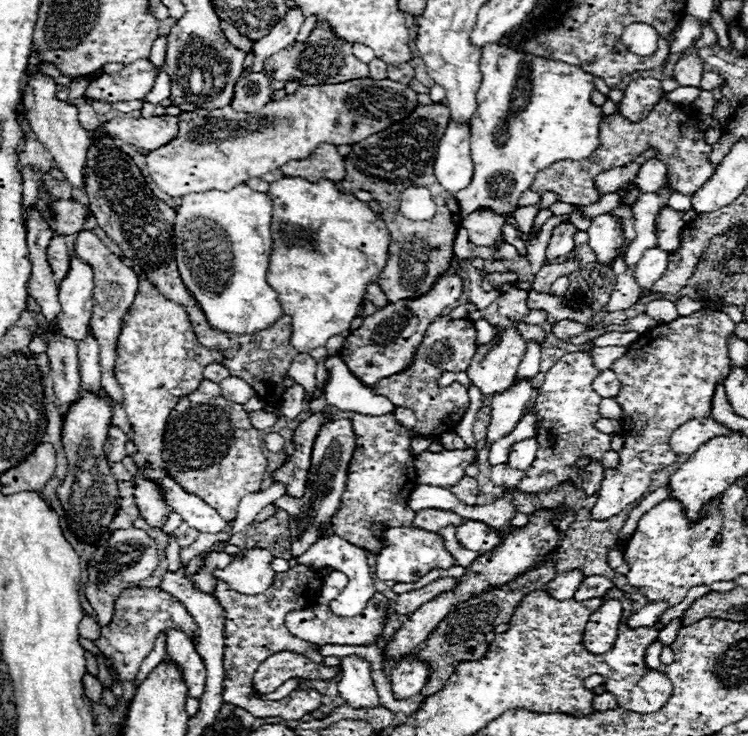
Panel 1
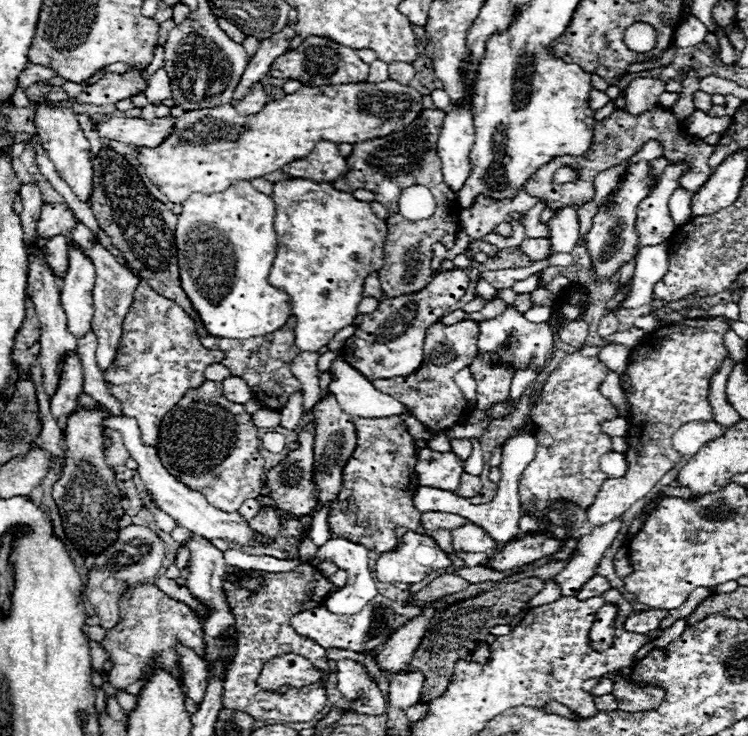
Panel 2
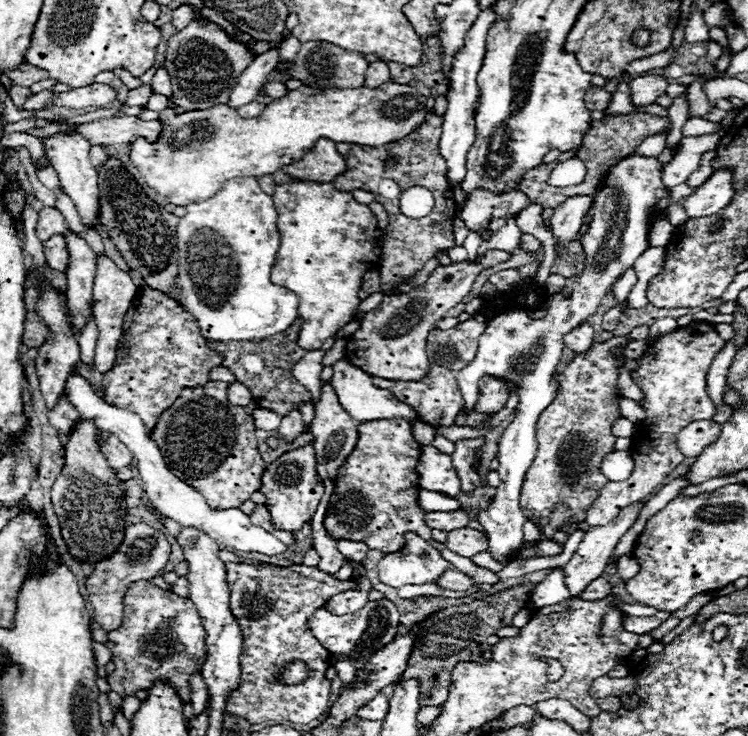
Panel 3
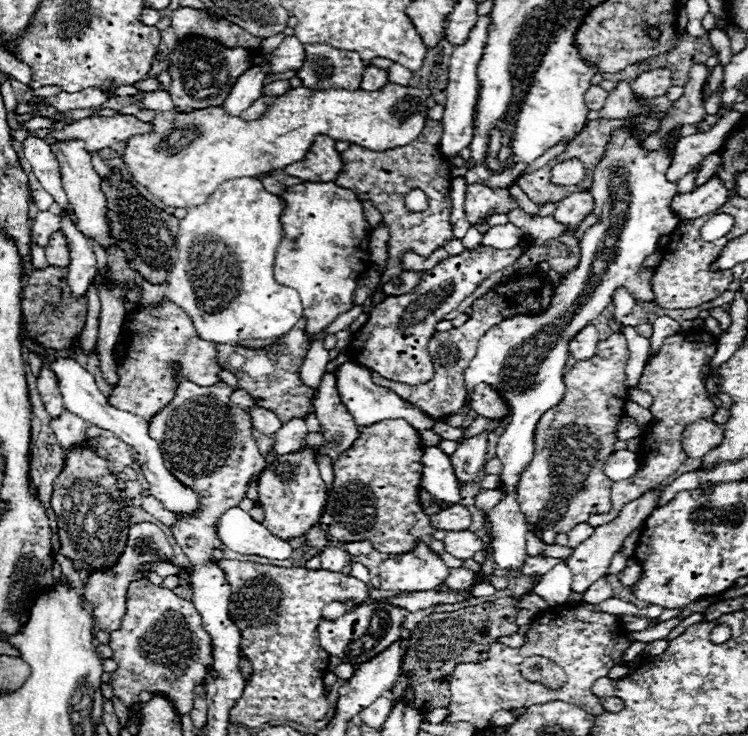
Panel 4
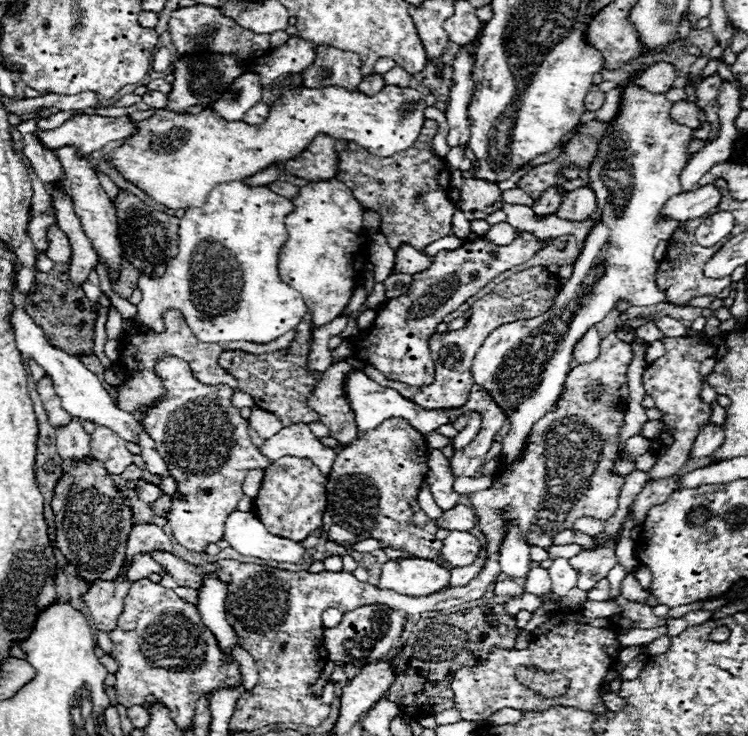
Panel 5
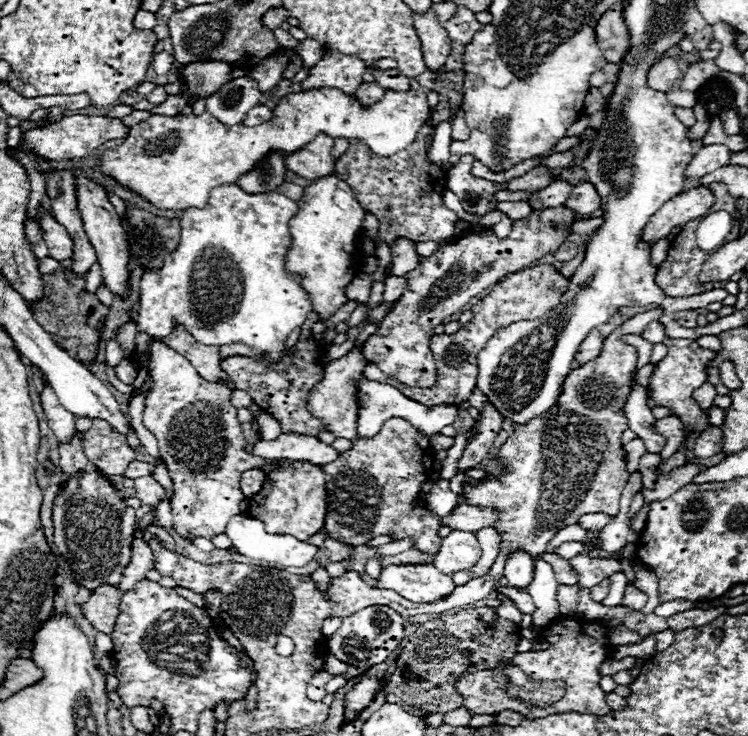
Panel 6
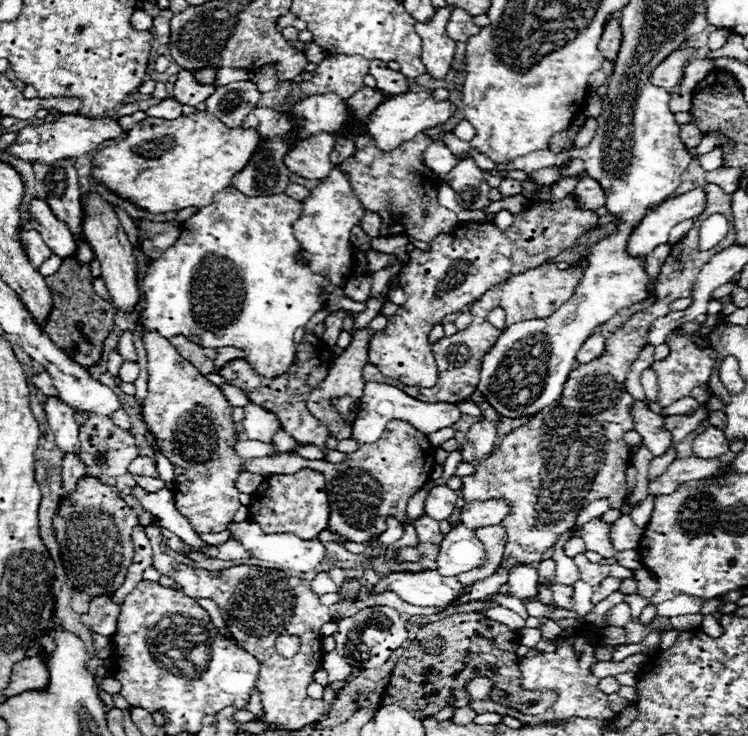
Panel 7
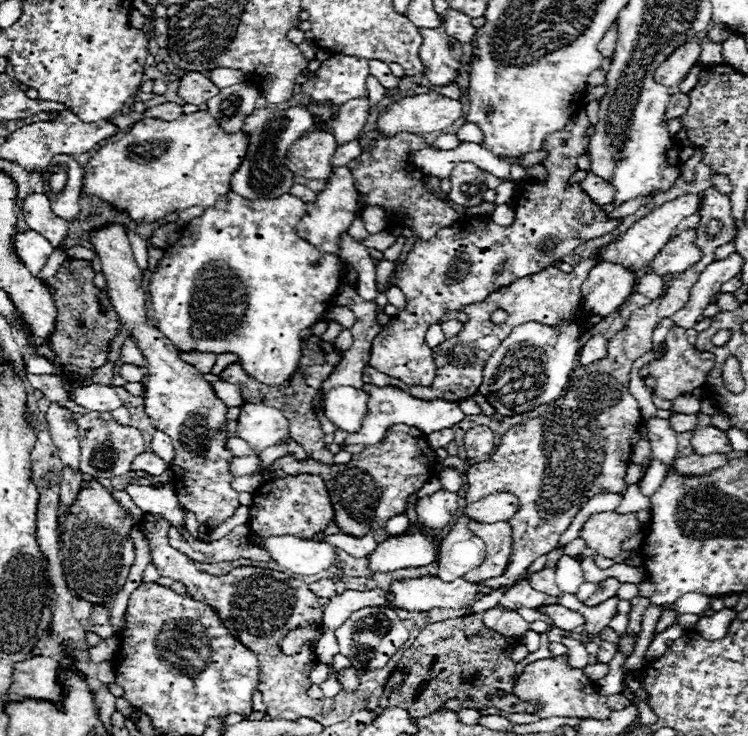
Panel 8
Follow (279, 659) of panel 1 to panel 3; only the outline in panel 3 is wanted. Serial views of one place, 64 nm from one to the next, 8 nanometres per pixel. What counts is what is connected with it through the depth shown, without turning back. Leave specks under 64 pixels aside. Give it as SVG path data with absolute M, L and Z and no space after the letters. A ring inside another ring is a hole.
M296 662L294 668L290 668L286 674L284 674L284 682L286 684L298 684L306 680L306 666L302 662Z

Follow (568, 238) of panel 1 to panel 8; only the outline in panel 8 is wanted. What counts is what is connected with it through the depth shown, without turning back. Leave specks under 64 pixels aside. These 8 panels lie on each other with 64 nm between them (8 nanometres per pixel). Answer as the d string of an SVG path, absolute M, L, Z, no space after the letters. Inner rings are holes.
M588 172L588 176L582 180L582 190L596 202L596 204L610 204L614 200L616 188L601 177Z

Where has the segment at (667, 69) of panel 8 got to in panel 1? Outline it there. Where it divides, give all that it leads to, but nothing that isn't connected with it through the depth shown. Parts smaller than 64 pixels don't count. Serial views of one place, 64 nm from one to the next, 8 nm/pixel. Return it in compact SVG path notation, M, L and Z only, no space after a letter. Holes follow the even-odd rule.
M638 78L628 84L624 90L624 98L618 104L618 110L624 118L636 122L644 120L648 112L658 104L662 96L662 84L656 78Z

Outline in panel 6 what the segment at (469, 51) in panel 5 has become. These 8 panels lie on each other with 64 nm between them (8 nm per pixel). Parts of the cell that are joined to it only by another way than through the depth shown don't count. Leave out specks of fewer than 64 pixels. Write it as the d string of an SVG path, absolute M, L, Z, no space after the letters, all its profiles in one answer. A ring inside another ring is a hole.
M458 112L450 124L452 124L452 138L454 140L468 140L470 138L470 128L464 122L464 112Z

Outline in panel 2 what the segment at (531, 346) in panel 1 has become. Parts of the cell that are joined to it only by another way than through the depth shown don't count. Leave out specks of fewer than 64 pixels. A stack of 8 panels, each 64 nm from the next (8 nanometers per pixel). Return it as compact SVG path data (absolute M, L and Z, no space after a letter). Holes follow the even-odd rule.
M524 370L524 372L518 372L514 378L512 378L512 386L510 386L510 400L520 400L522 398L522 394L524 394L524 390L532 384L532 380L534 380L534 372L532 370Z

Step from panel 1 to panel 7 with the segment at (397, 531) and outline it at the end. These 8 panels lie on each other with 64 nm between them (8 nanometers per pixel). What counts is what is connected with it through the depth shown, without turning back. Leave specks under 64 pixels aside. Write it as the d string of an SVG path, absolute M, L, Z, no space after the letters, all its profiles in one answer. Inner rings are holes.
M436 570L416 574L394 572L380 580L372 592L382 594L386 590L396 592L412 606L448 606L460 596L464 584L460 584L456 578L440 576Z

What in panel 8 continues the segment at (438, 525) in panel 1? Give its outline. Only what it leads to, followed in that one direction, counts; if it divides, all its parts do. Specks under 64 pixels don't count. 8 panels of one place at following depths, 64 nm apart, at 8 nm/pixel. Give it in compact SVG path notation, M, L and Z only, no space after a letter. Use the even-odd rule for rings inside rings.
M496 492L490 494L474 504L468 504L464 514L470 516L470 520L478 522L500 522L500 520L510 520L518 512L518 498L510 496L510 492Z

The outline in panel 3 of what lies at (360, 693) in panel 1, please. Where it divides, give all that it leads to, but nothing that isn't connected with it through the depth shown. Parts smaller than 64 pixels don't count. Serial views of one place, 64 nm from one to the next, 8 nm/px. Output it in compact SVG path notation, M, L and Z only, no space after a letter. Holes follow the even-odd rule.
M351 660L337 661L334 664L336 672L338 672L338 678L344 682L344 686L352 684L354 678L356 678L356 668L352 665ZM378 694L372 702L368 702L364 708L358 710L358 716L364 720L384 720L388 712L388 698L384 694Z

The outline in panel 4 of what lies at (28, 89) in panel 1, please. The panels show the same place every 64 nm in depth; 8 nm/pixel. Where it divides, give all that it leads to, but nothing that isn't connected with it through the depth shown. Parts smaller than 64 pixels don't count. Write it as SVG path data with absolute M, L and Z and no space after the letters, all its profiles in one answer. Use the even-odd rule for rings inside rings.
M66 140L66 142L56 142L50 144L54 156L58 158L60 164L60 172L62 172L62 188L68 194L70 206L74 210L74 216L78 220L78 228L92 238L96 244L100 244L104 250L112 244L112 236L110 236L110 222L108 222L108 204L106 204L106 196L100 188L100 176L96 174L96 170L92 168L92 160L90 154L86 152L84 144L80 140Z

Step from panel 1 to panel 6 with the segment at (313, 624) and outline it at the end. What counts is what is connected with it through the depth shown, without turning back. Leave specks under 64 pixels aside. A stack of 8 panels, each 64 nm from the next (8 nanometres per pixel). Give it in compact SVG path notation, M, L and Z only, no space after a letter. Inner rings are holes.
M362 608L360 612L342 620L342 626L328 638L328 648L338 660L354 668L368 670L370 666L386 662L392 650L398 648L398 644L404 640L404 622L406 620L398 616L398 612L394 612L392 608Z

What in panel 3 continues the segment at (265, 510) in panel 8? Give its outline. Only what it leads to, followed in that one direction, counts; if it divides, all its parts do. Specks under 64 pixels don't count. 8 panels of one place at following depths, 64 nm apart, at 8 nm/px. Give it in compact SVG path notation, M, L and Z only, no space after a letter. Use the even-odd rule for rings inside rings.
M302 446L298 450L282 454L276 462L268 464L264 476L262 476L262 488L260 492L266 496L266 510L272 516L272 524L278 530L296 532L304 524L312 520L312 516L318 510L320 498L324 494L322 478L316 472L316 456L312 446Z

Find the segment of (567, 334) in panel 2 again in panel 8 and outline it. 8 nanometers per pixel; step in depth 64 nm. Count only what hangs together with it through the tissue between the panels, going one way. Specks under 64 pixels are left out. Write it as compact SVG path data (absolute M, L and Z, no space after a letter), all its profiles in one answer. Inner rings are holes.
M594 334L580 350L580 364L588 366L596 360L602 360L608 354L608 340L602 334Z

